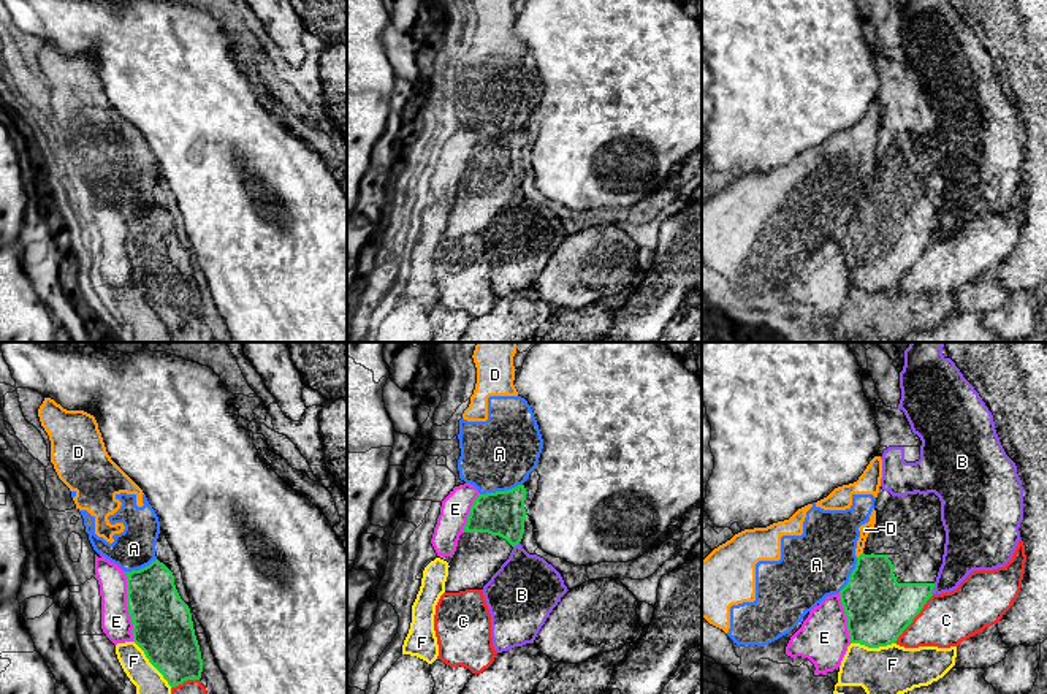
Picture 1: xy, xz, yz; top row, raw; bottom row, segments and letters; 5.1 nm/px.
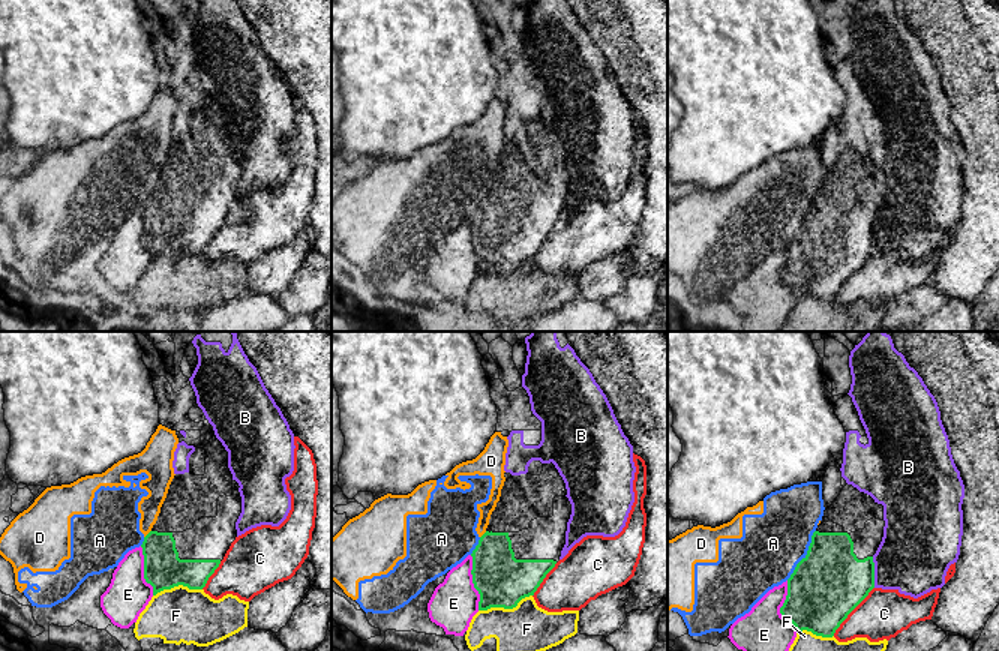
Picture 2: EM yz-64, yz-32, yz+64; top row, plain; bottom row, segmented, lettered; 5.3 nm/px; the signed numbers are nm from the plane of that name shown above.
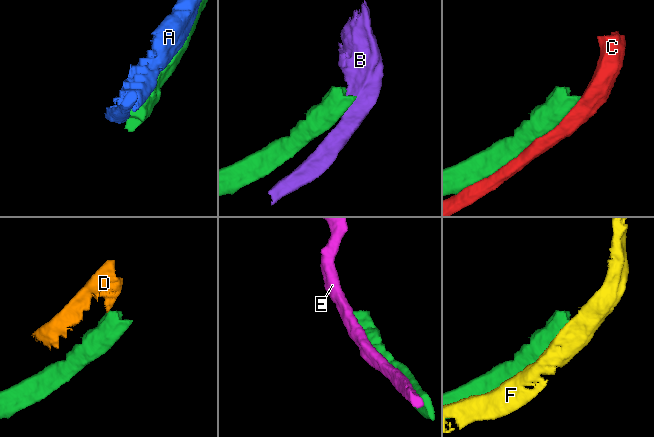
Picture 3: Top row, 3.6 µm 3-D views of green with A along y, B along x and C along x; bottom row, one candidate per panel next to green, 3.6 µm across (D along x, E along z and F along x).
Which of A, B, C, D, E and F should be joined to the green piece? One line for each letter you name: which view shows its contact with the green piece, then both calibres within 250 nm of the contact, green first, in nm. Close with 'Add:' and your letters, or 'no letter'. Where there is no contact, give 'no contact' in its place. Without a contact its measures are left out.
Add: no letter

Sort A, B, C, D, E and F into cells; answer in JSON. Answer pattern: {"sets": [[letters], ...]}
{"sets": [["A", "D"], ["B"], ["C"], ["E"], ["F"]]}

